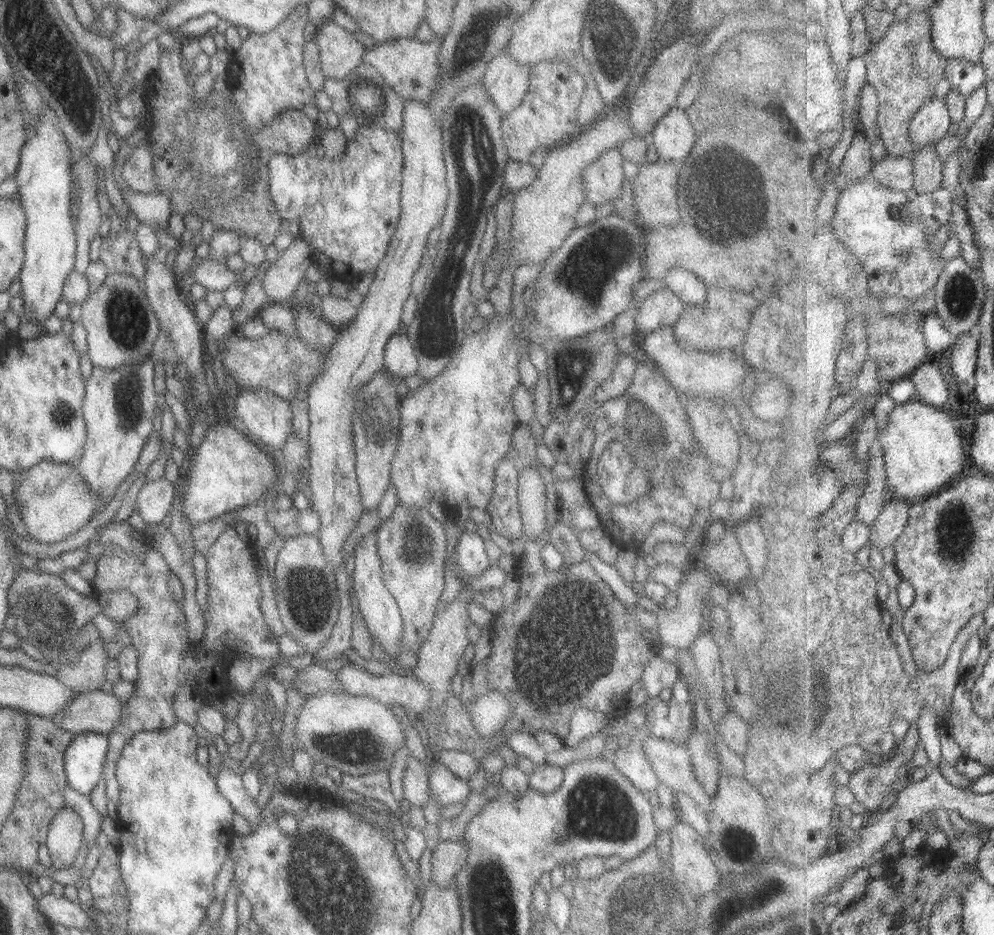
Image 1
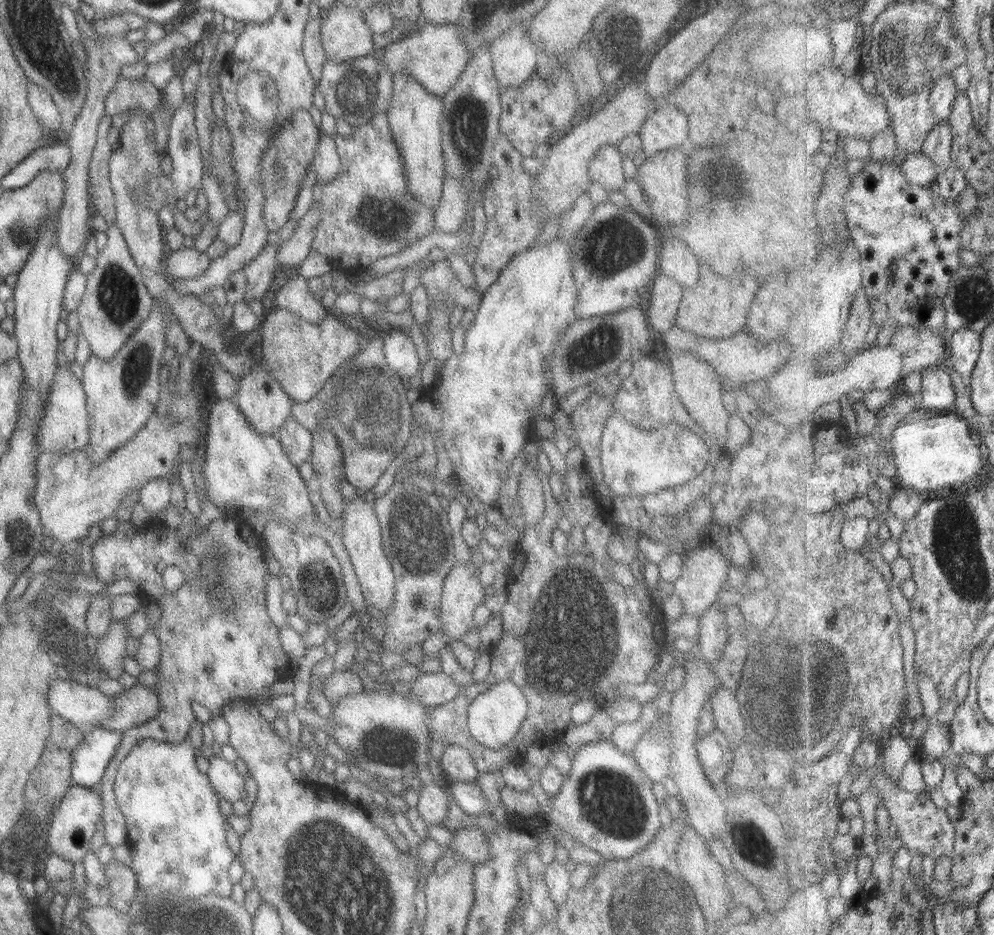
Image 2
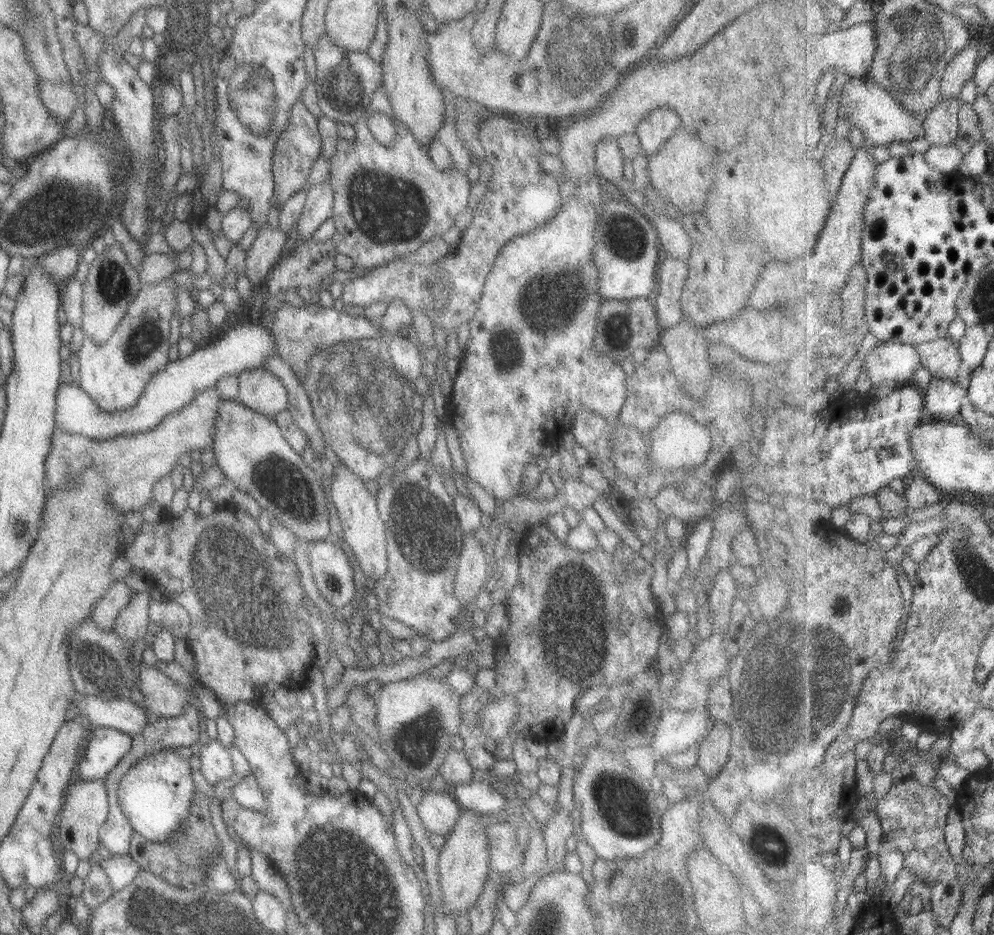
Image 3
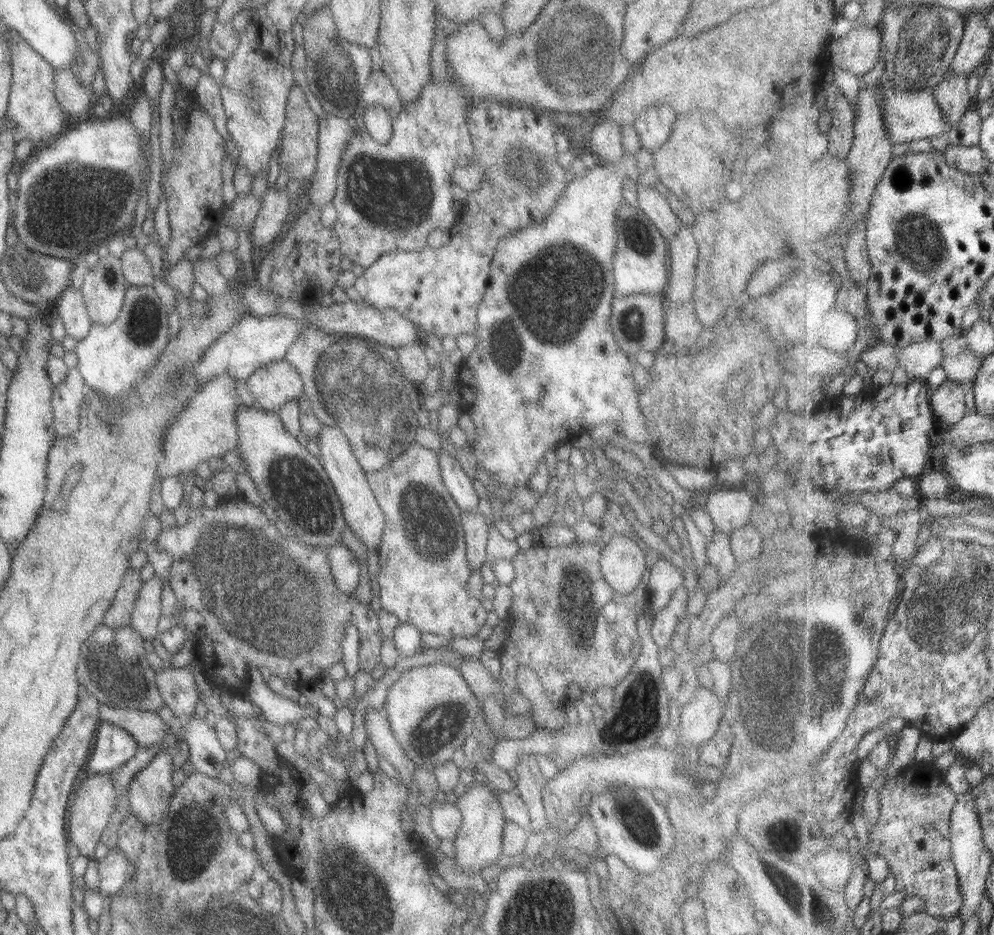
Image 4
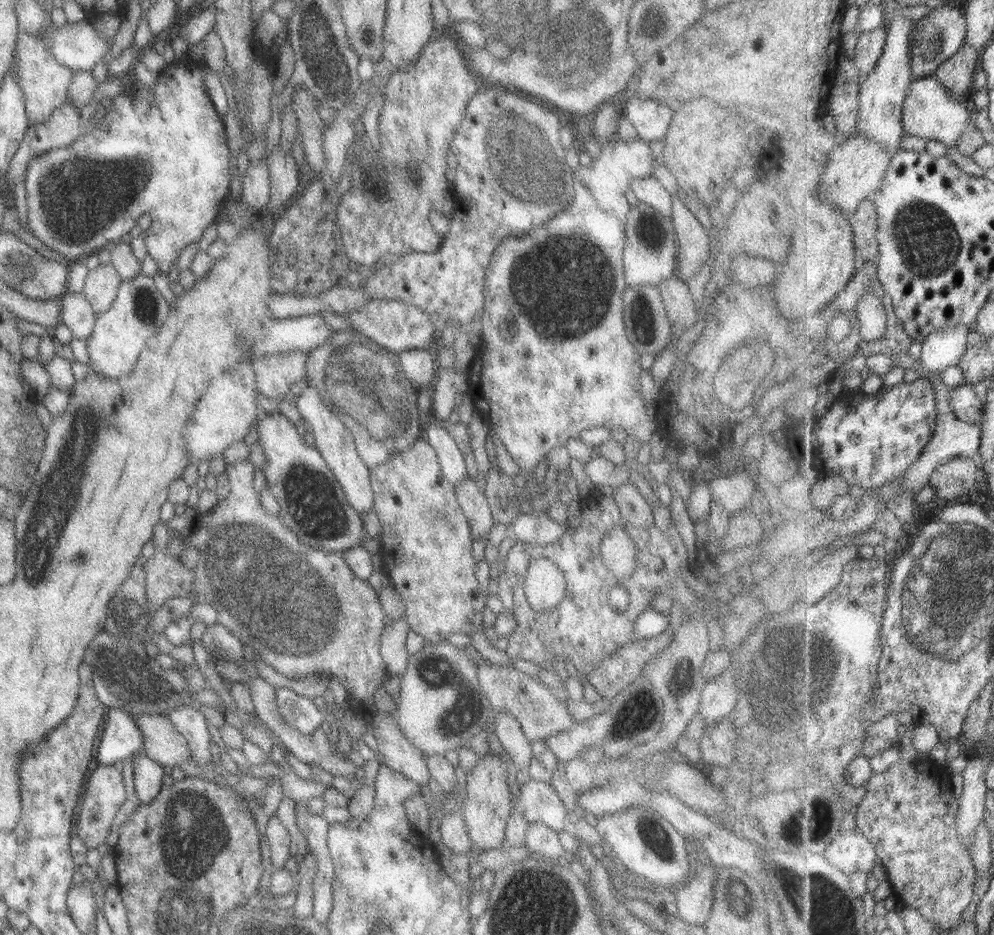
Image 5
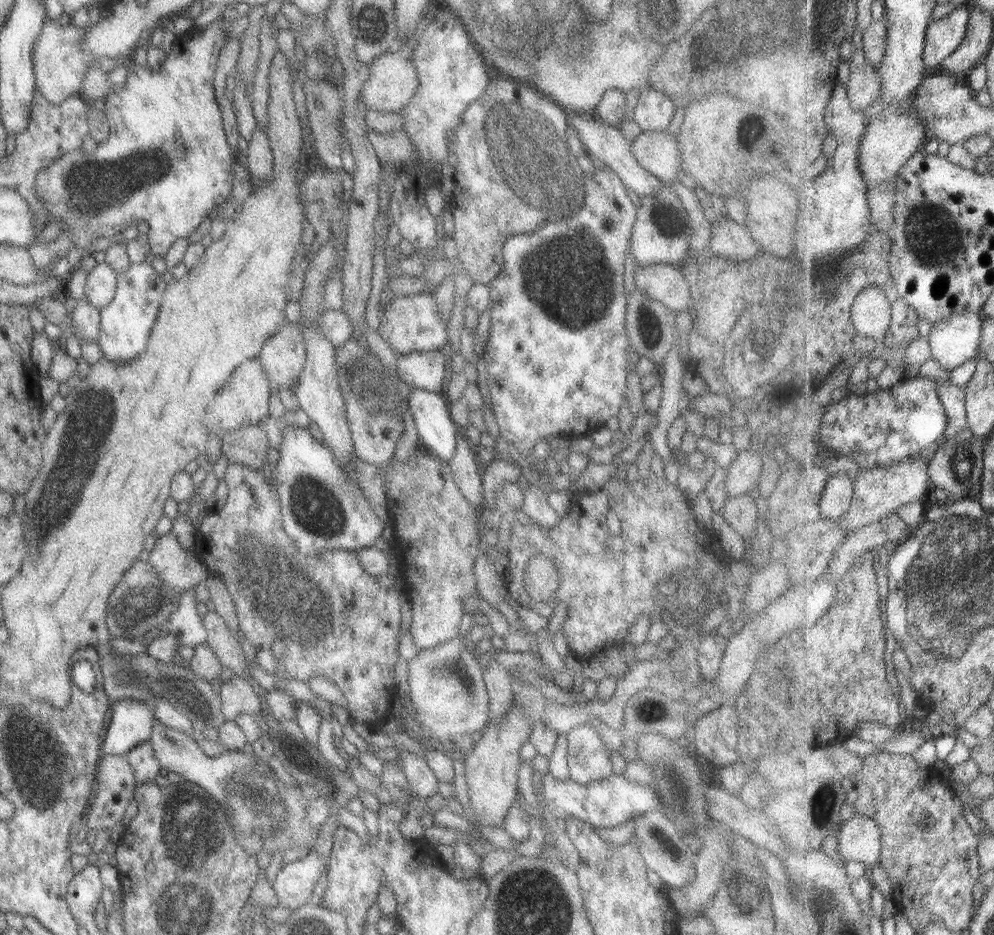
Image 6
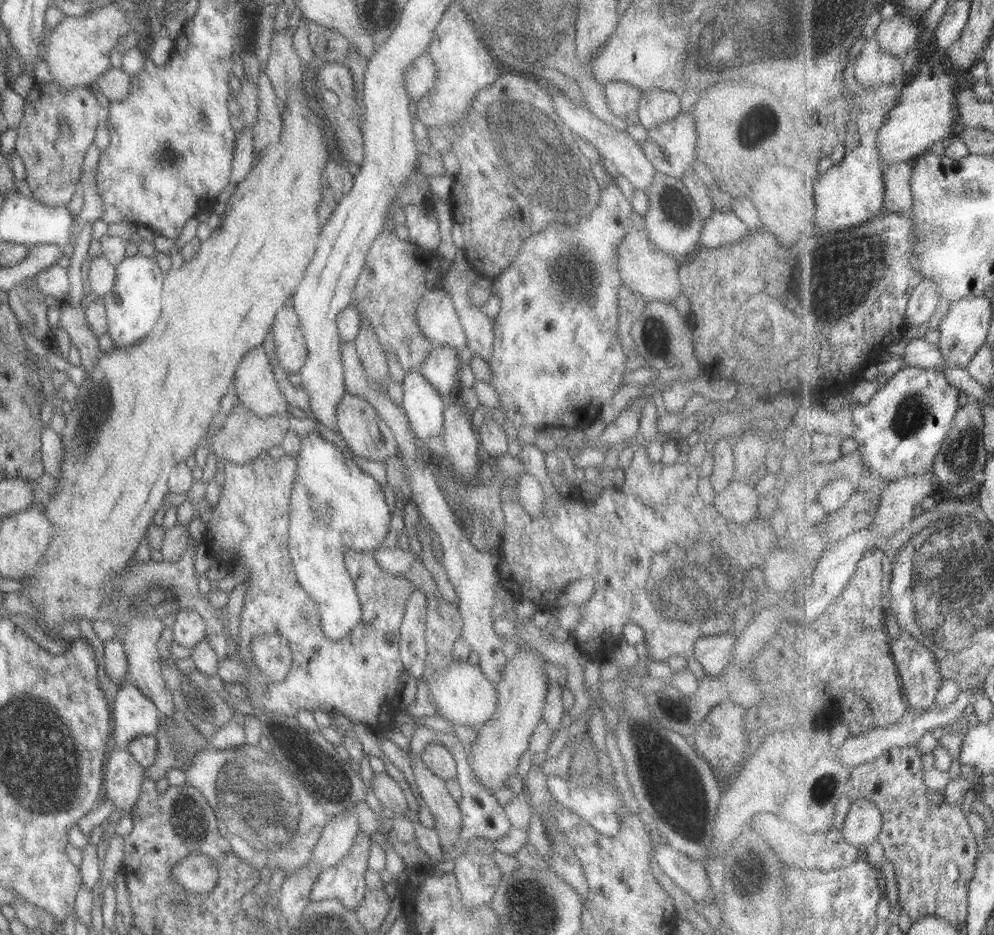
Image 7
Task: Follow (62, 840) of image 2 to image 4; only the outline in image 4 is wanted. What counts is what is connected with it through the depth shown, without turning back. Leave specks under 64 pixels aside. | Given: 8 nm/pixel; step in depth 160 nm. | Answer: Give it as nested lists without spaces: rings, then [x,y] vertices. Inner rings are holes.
[[[88,774],[88,777],[77,786],[77,790],[73,792],[71,802],[66,806],[64,829],[67,844],[74,846],[79,855],[81,854],[87,859],[93,856],[95,844],[100,842],[100,834],[109,822],[115,803],[115,787],[111,783],[110,774]]]

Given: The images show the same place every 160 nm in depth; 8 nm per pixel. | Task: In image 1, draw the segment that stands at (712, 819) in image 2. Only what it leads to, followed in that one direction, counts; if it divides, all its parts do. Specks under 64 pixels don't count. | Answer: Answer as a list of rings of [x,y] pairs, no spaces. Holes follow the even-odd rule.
[[[649,736],[642,742],[642,751],[659,782],[691,797],[702,811],[707,812],[711,808],[711,797],[703,796],[705,791],[697,785],[693,777],[685,743],[664,743]]]

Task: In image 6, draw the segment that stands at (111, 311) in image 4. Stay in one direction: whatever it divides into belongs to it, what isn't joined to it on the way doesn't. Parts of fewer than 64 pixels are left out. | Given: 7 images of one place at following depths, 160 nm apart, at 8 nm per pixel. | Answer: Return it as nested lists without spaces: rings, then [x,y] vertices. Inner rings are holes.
[[[99,258],[91,270],[86,271],[86,282],[83,288],[84,300],[97,311],[113,299],[116,288],[116,272]]]

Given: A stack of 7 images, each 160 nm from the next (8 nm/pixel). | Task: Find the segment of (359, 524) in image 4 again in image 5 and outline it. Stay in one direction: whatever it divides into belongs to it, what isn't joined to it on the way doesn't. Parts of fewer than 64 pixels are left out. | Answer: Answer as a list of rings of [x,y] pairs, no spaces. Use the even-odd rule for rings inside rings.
[[[304,386],[301,395],[296,397],[295,406],[300,418],[309,424],[311,436],[313,436],[313,447],[324,460],[327,470],[340,486],[347,504],[359,515],[372,510],[374,502],[370,487],[368,468],[356,453],[354,443],[346,426],[334,415],[330,406],[327,406],[314,386]]]

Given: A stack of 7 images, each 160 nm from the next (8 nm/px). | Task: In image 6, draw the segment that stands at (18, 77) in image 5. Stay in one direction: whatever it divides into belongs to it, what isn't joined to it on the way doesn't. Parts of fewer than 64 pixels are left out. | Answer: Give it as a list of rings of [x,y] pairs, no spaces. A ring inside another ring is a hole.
[[[64,19],[52,21],[43,20],[38,37],[31,51],[32,71],[34,74],[34,90],[49,104],[59,104],[66,96],[77,94],[82,78],[89,66],[95,62],[88,56],[80,42],[88,27],[74,27]]]

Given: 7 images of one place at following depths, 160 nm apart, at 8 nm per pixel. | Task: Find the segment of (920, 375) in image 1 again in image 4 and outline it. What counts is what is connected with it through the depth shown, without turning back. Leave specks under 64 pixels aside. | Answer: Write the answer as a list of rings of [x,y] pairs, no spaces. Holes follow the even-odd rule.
[[[947,379],[941,386],[933,388],[930,395],[934,413],[946,424],[957,424],[965,418],[967,404],[965,393],[967,385]]]

